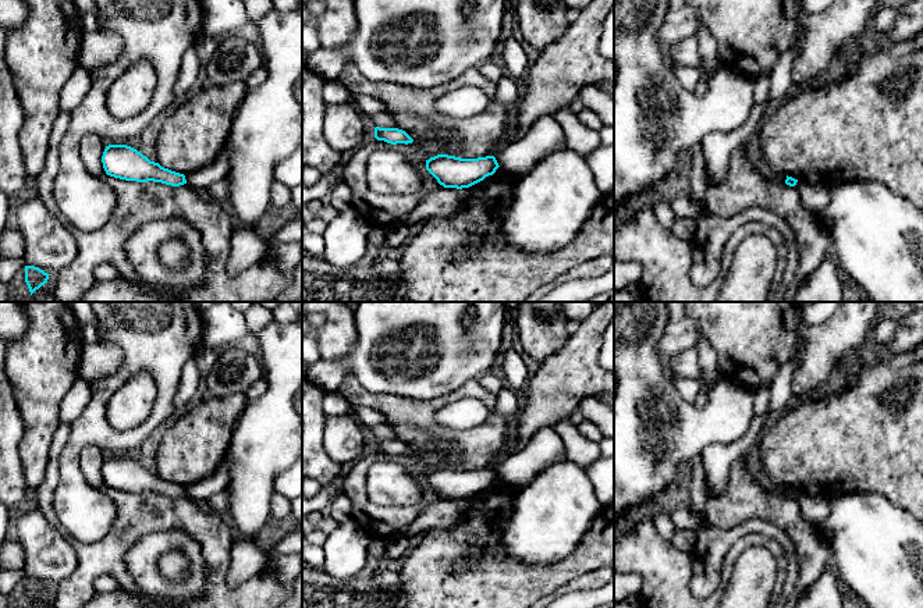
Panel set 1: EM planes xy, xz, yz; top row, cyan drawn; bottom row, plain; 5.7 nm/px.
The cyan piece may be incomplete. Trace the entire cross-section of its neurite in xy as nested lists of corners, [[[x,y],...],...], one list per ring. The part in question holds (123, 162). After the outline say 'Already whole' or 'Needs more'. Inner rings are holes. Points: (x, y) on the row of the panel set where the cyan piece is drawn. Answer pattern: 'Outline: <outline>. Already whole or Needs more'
Outline: [[[109,145],[102,156],[107,175],[136,182],[161,182],[171,186],[187,184],[185,175],[150,161],[136,149],[127,145]]]. Already whole

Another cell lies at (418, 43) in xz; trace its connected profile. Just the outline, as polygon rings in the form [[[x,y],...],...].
[[[354,0],[356,32],[337,49],[306,53],[302,65],[324,81],[337,79],[345,65],[352,65],[370,82],[436,88],[494,60],[507,4],[508,0]]]

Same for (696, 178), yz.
[[[702,142],[695,143],[691,147],[691,154],[692,154],[692,164],[688,173],[688,196],[691,196],[696,202],[706,203],[707,181],[704,174],[706,166],[704,166]]]

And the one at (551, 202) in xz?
[[[565,146],[516,181],[503,237],[528,253],[561,250],[578,237],[601,196],[586,159]]]

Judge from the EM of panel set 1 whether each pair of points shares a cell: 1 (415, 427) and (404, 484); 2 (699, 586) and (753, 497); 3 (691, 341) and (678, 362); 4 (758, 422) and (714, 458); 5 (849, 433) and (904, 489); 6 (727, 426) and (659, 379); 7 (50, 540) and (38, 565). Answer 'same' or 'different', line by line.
1: different
2: different
3: different
4: same
5: same
6: same
7: same

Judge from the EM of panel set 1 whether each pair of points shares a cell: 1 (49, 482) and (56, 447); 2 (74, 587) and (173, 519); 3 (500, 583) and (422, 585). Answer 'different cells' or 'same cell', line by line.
1: same cell
2: same cell
3: same cell

